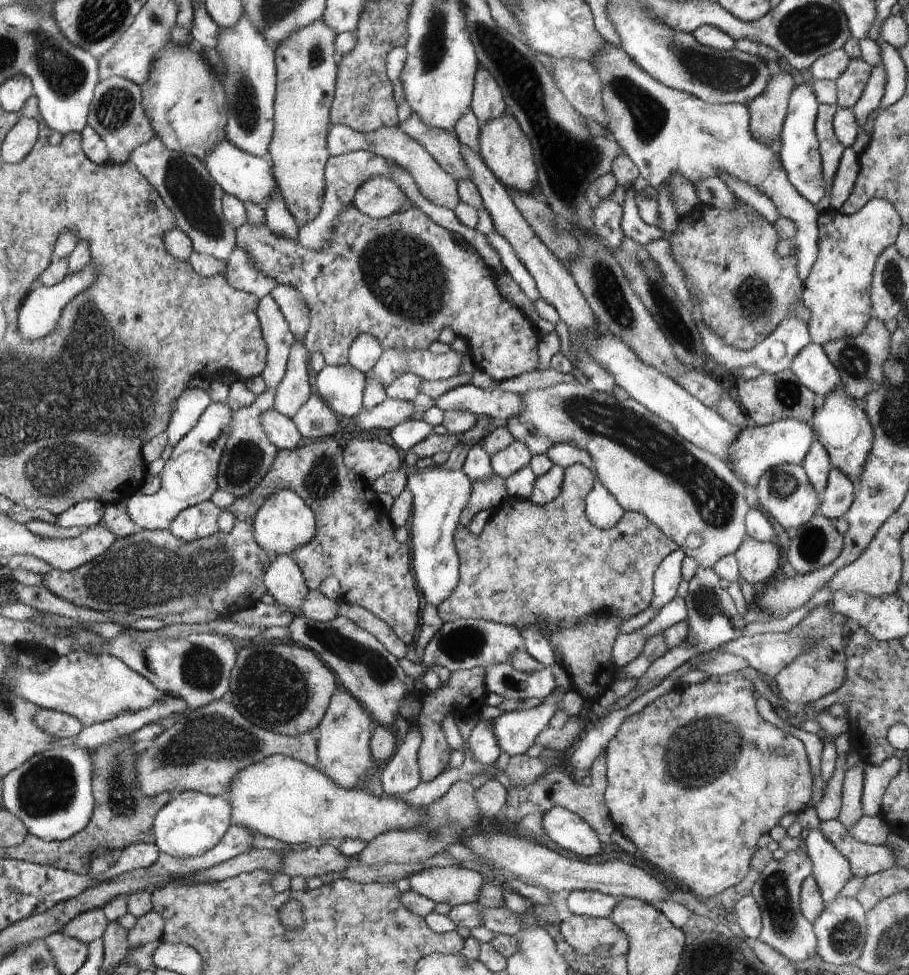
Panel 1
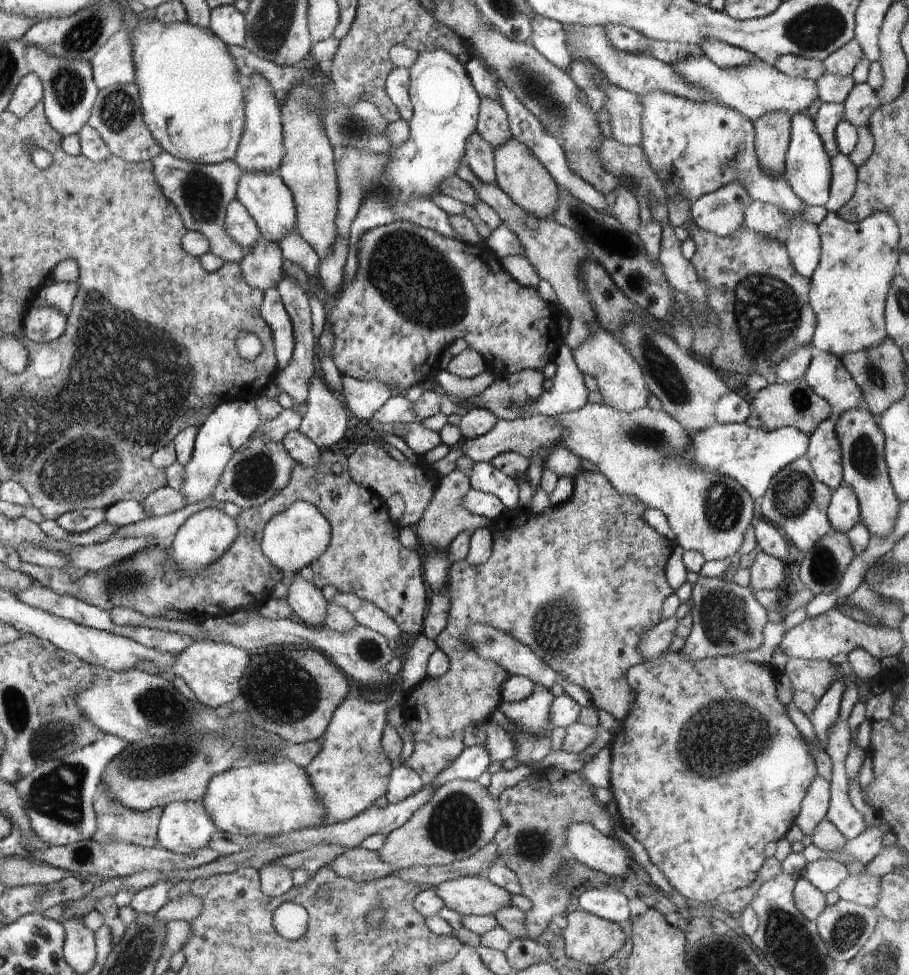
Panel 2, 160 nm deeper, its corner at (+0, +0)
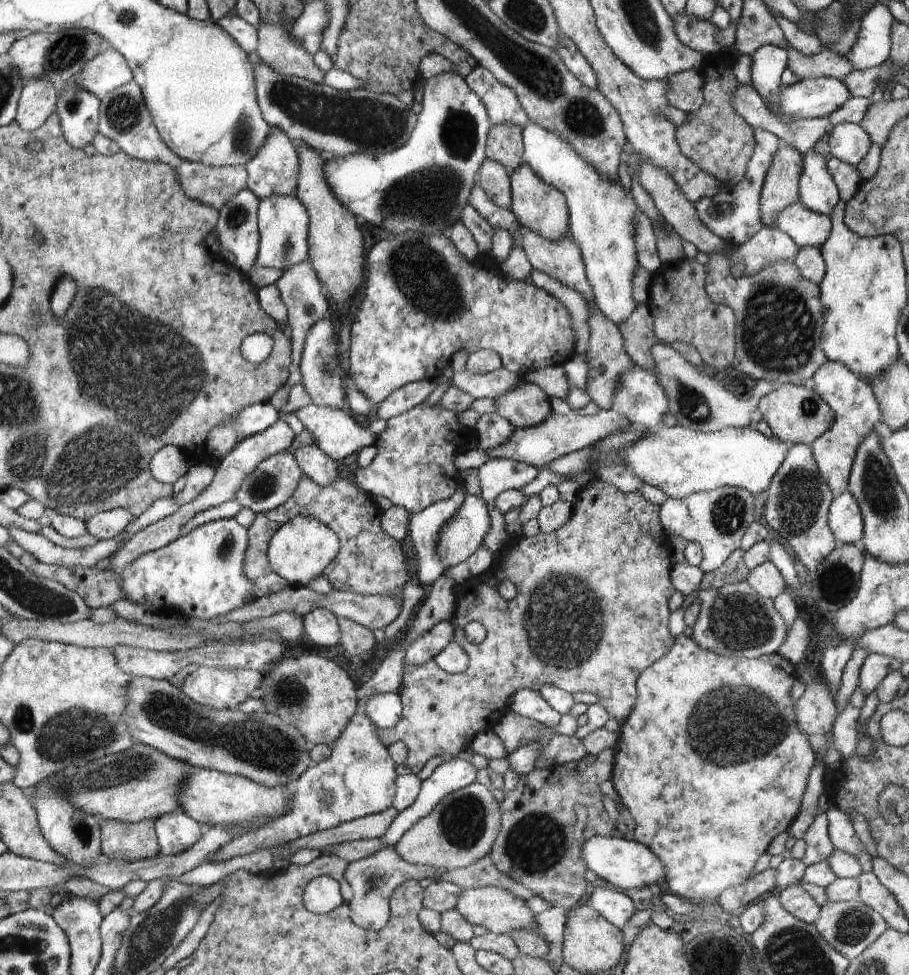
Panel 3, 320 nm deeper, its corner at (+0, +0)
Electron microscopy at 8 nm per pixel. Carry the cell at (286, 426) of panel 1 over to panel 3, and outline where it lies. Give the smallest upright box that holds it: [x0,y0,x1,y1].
[294,446,337,486]

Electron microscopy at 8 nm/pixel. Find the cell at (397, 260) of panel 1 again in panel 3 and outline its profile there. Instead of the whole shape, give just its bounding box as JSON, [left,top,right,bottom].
[349,232,576,405]

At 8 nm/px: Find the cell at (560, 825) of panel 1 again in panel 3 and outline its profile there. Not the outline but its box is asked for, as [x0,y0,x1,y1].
[582,836,666,892]

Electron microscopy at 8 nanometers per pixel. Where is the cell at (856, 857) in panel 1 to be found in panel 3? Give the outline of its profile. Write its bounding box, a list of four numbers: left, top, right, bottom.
[802,812,835,867]

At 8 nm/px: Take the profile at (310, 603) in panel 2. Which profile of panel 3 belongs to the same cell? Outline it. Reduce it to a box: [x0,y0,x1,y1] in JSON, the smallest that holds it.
[302,608,341,648]

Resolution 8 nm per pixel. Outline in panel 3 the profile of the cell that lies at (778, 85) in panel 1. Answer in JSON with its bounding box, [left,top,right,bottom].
[760,142,802,228]

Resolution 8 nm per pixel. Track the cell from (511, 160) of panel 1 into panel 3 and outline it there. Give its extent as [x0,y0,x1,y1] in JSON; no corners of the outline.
[508,163,569,242]

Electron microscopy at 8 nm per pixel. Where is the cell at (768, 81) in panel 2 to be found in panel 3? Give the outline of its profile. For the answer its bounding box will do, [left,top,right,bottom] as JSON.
[778,78,851,120]

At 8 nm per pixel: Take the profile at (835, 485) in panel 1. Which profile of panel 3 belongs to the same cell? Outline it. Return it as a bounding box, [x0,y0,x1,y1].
[828,491,863,545]

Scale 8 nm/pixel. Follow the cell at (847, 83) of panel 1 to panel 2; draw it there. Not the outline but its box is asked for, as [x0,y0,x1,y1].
[843,83,882,128]

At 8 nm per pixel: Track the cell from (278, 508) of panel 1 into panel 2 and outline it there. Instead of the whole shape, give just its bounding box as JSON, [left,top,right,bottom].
[261,501,331,575]

